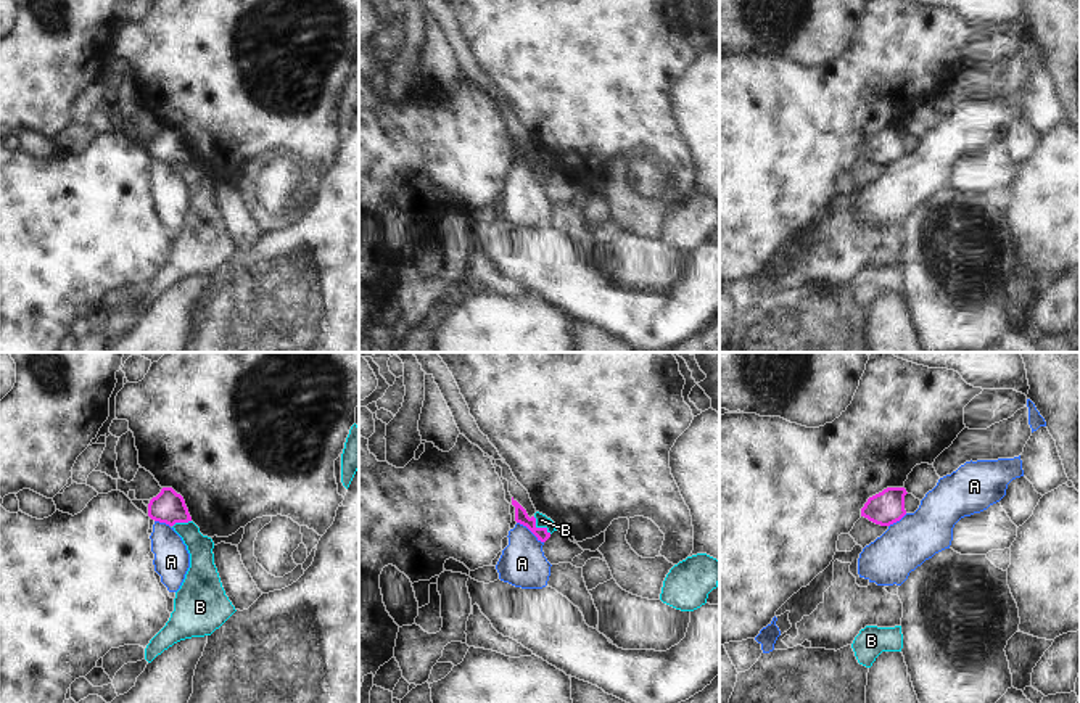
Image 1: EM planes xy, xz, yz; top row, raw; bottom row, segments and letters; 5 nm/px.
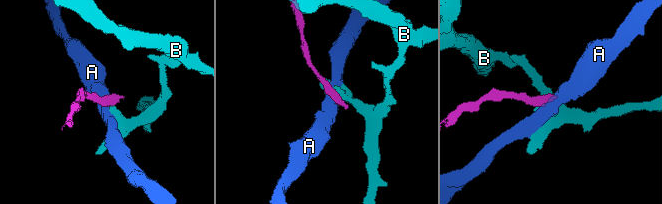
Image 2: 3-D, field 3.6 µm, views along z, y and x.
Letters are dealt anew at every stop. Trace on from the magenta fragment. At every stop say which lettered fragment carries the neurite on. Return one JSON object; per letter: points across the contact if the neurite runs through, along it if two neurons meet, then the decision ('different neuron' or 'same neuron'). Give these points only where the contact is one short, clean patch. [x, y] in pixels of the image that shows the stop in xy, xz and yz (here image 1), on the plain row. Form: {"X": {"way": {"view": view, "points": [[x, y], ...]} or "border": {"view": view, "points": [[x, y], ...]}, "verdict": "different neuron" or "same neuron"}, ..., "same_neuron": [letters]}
{"A": {"border": {"view": "xz", "points": [[517, 161], [525, 164], [543, 182]]}, "verdict": "different neuron"}, "B": {"border": {"view": "xz", "points": [[533, 156], [538, 166], [544, 166], [551, 172]]}, "verdict": "different neuron"}, "same_neuron": []}

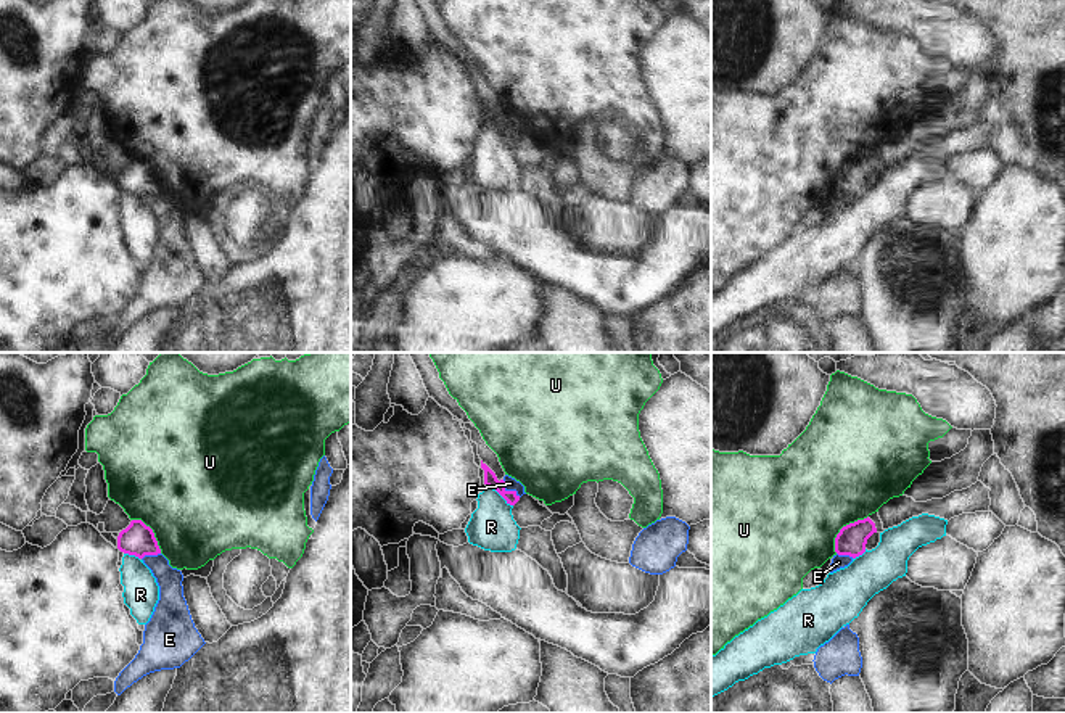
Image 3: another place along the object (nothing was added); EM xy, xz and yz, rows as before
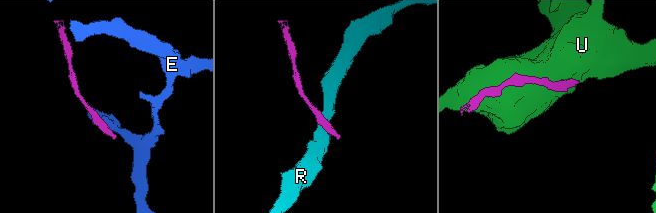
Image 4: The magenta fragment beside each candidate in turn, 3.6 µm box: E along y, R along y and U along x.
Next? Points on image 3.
{"E": {"border": {"view": "xz", "points": [[502, 119], [507, 129], [513, 129], [520, 136]]}, "verdict": "different neuron"}, "R": {"border": {"view": "xz", "points": [[486, 124], [494, 127], [512, 145]]}, "verdict": "different neuron"}, "U": {"verdict": "different neuron"}, "same_neuron": []}

